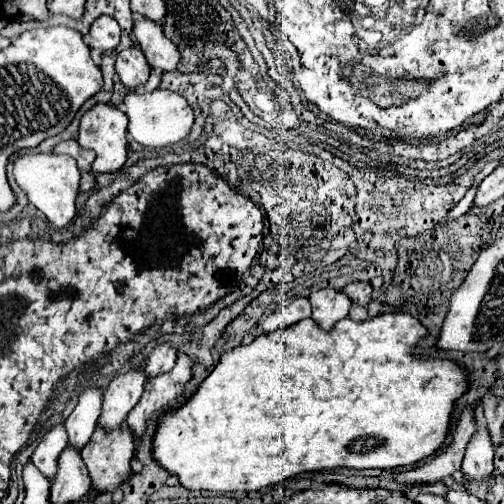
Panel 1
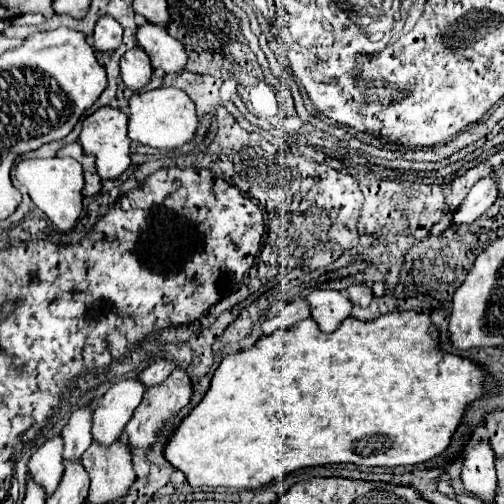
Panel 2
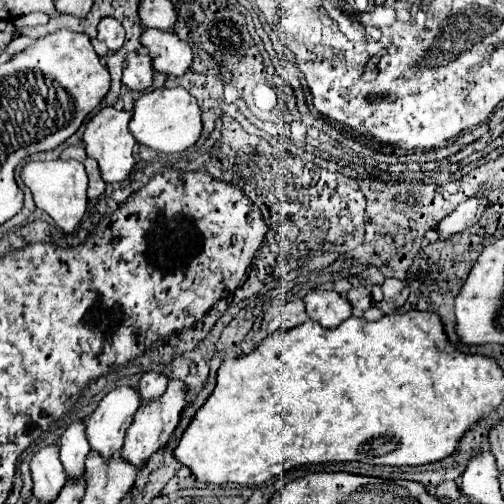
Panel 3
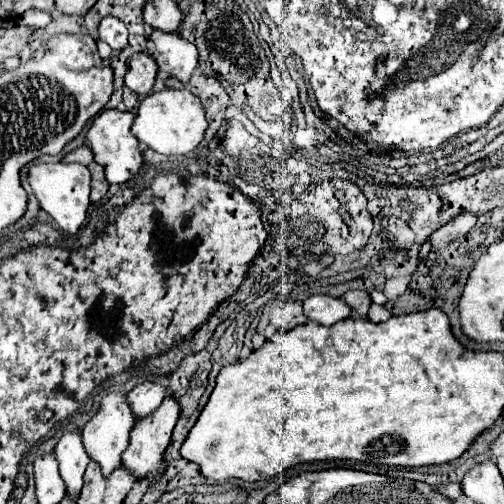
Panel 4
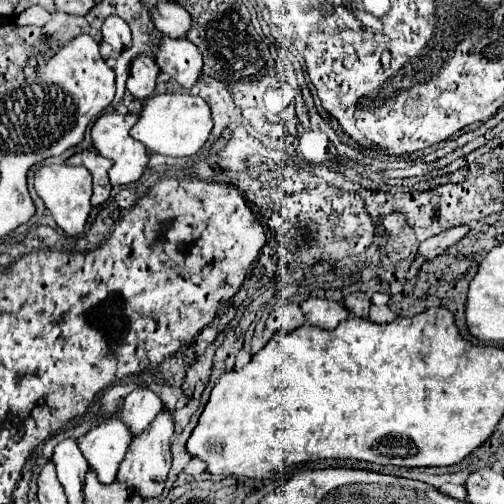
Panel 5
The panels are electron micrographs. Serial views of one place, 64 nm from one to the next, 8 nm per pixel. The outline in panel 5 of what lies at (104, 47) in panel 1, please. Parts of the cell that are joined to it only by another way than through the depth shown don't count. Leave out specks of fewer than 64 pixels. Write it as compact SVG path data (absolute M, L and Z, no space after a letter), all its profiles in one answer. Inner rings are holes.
M108 16L102 24L102 40L108 42L114 50L124 50L130 46L132 38L130 38L130 28L128 24L118 18L118 16Z

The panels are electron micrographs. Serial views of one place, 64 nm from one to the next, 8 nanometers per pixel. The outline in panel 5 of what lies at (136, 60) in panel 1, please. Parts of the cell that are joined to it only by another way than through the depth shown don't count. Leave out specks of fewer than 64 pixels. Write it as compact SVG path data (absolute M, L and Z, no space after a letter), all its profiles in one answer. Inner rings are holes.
M138 54L130 64L130 76L126 82L126 88L130 94L138 100L146 100L152 96L156 88L156 76L160 74L160 68L156 60L148 54Z

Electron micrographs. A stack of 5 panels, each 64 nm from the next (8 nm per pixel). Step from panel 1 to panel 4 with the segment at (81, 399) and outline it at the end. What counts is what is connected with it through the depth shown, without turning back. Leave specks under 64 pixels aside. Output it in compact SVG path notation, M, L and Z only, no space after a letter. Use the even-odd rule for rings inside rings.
M68 432L60 438L60 442L54 448L54 454L60 462L60 476L66 484L68 494L76 496L80 494L82 488L82 478L84 470L90 462L88 454L84 452L84 444L80 440L80 432Z

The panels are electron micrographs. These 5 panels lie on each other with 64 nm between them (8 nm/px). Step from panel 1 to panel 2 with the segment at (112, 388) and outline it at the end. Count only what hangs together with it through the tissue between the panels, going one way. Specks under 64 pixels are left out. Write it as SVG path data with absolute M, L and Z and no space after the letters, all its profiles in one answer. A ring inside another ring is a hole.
M120 380L116 382L100 400L100 406L94 412L94 424L92 424L92 436L104 446L110 446L116 442L128 420L132 418L134 410L138 408L144 384L140 380Z

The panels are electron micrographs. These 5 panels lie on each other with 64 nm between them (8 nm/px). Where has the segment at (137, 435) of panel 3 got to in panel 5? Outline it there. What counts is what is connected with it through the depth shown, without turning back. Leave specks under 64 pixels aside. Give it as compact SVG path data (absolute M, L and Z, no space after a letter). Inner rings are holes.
M160 410L156 420L140 434L132 438L132 444L120 464L116 480L120 480L124 486L134 488L142 498L158 498L164 488L164 480L168 476L172 456L170 456L170 438L174 434L174 424L172 424L172 414L168 410Z

